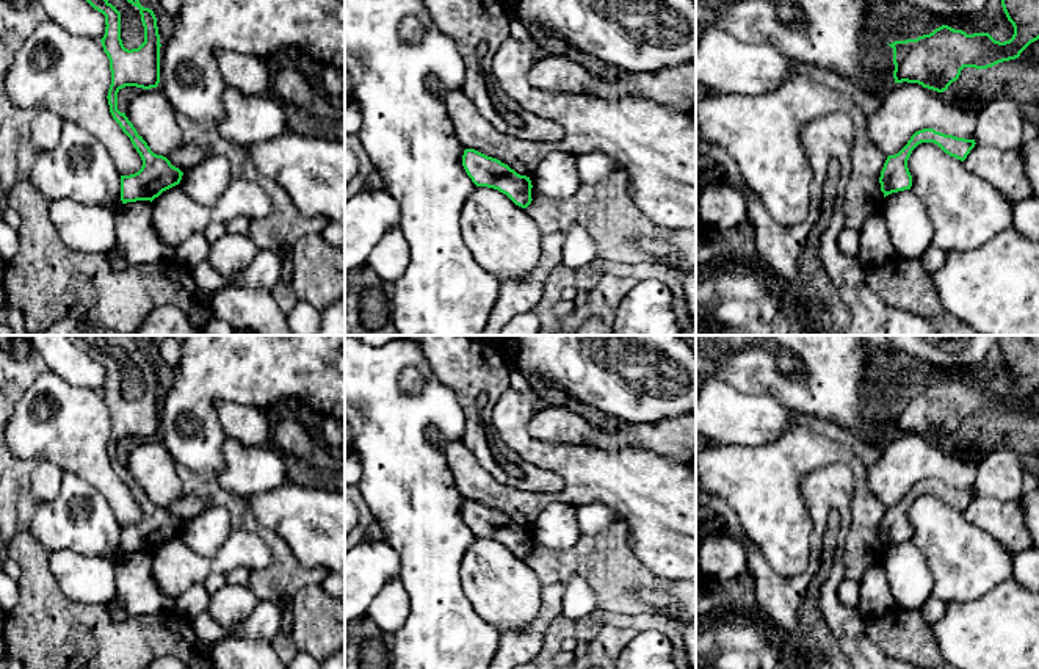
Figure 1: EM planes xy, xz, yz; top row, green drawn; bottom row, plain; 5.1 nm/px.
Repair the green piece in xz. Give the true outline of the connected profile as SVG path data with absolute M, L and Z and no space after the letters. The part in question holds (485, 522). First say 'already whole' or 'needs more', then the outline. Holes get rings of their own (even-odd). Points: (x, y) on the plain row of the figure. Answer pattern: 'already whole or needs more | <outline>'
already whole | M465 500L462 517L476 537L487 537L506 545L516 556L527 559L531 555L531 531L517 525L508 515L475 500Z

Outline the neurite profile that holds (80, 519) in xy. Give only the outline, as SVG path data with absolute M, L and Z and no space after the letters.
M63 472L61 490L45 503L38 504L28 539L38 542L44 550L74 550L86 556L103 556L119 559L121 526L107 498L86 479L71 472Z

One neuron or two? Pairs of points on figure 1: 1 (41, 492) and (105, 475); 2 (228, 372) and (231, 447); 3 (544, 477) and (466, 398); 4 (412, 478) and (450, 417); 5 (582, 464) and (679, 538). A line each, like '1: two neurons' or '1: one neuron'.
1: two neurons
2: two neurons
3: one neuron
4: one neuron
5: one neuron

